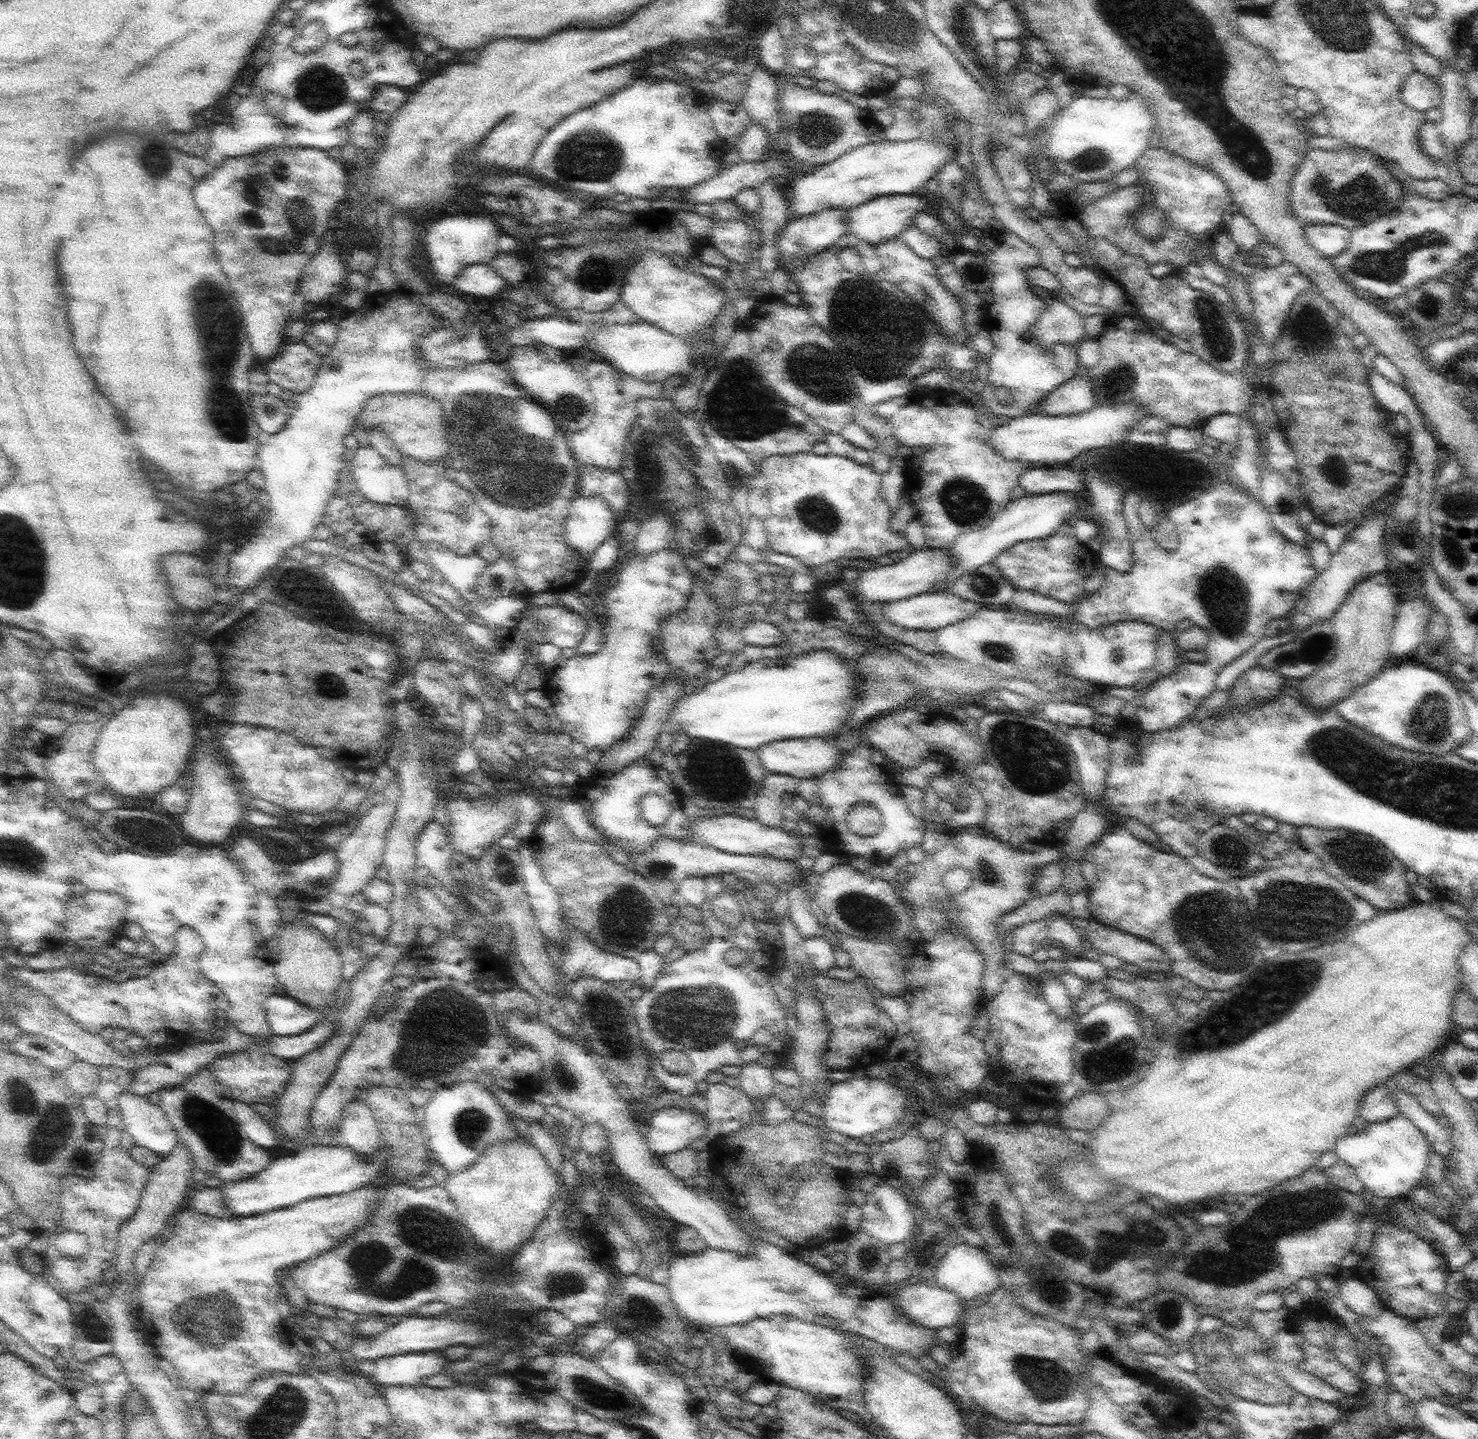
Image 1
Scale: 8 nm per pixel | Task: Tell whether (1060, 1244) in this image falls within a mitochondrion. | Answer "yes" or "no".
no

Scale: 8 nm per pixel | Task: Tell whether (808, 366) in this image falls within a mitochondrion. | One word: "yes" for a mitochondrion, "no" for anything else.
yes

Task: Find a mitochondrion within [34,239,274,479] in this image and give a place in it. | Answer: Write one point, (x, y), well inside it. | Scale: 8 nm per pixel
(220, 332)

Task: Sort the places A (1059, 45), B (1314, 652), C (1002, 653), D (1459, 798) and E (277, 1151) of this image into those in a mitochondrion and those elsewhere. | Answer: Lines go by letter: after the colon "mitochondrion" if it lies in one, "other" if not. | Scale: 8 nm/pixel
A: other
B: mitochondrion
C: mitochondrion
D: mitochondrion
E: other

